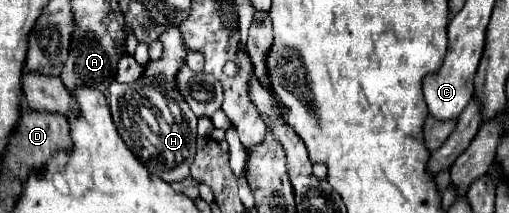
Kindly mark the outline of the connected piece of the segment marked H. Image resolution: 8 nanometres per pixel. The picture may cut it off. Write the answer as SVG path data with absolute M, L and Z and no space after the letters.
M168 27L158 41L164 47L162 57L146 63L142 79L136 79L134 83L126 85L120 85L116 81L110 83L108 103L118 133L130 147L130 151L152 175L160 177L166 183L174 183L190 175L190 163L194 161L196 151L196 115L192 113L190 105L182 99L174 83L178 67L186 63L186 47L182 43L180 27Z

